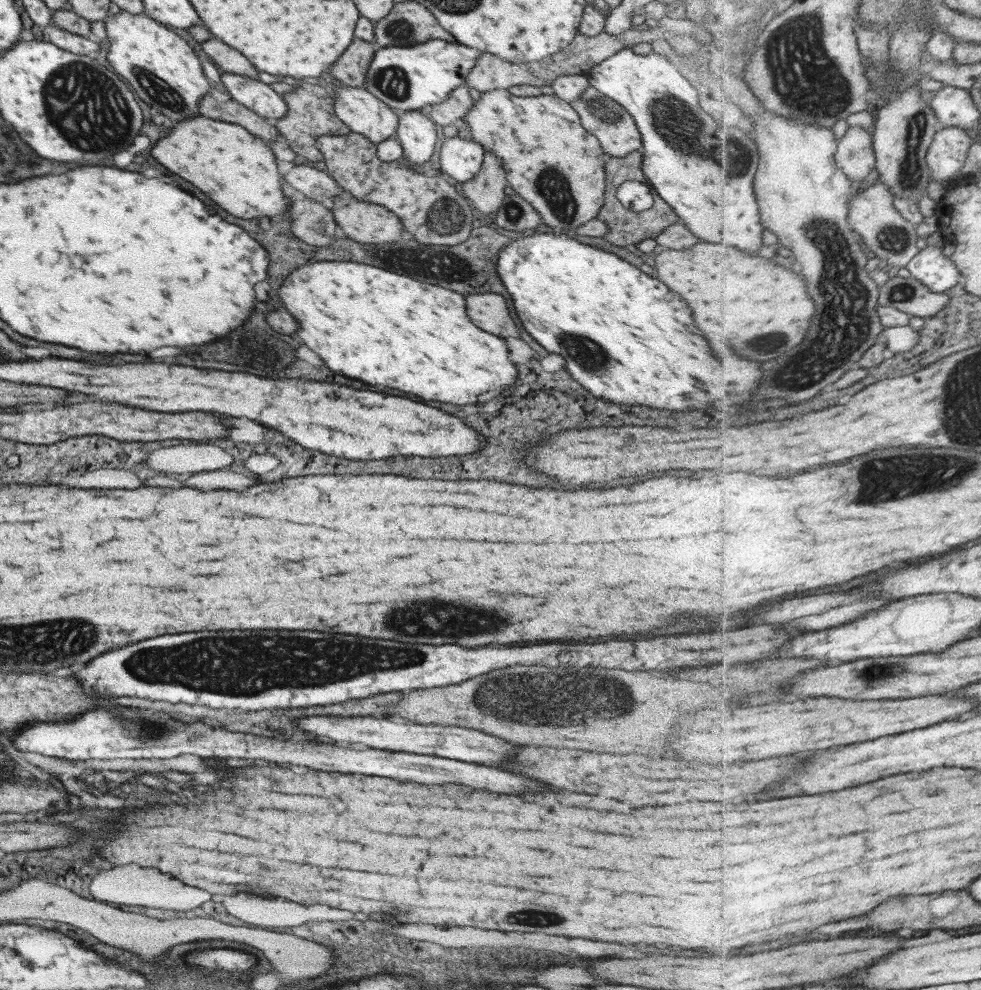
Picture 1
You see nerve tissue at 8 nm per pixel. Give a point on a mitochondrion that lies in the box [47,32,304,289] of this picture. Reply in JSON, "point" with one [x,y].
{"point":[165,95]}

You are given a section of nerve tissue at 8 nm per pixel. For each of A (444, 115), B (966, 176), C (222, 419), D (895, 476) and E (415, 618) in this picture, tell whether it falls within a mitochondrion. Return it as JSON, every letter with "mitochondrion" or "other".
{"A":"other","B":"other","C":"other","D":"mitochondrion","E":"mitochondrion"}

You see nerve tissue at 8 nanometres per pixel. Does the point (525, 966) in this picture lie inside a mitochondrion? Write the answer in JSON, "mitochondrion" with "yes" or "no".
{"mitochondrion":"yes"}

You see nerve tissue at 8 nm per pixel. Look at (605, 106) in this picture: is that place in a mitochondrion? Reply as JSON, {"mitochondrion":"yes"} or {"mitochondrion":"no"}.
{"mitochondrion":"yes"}

